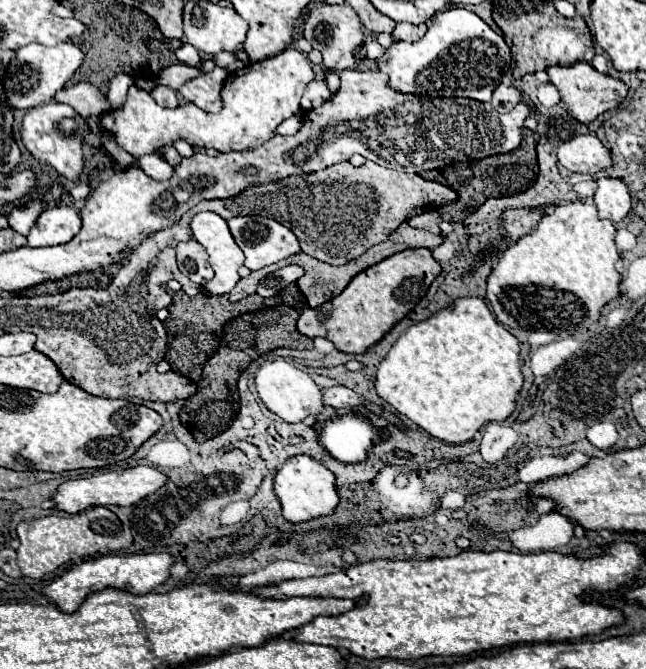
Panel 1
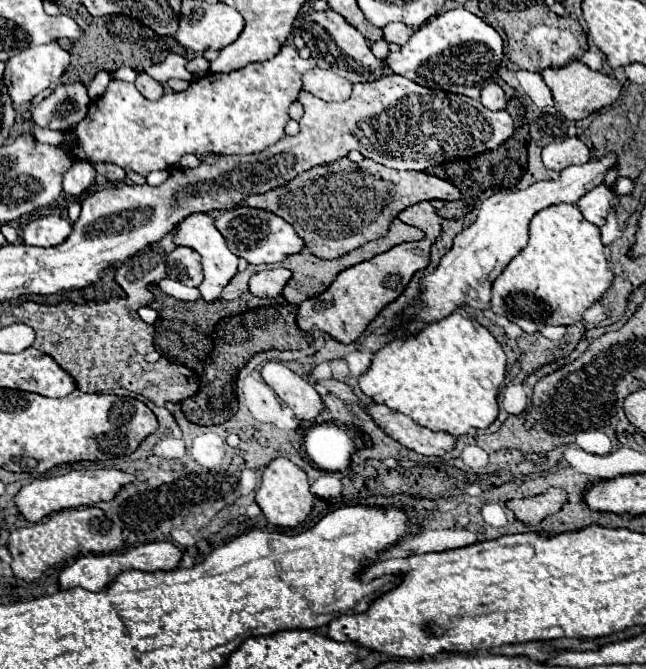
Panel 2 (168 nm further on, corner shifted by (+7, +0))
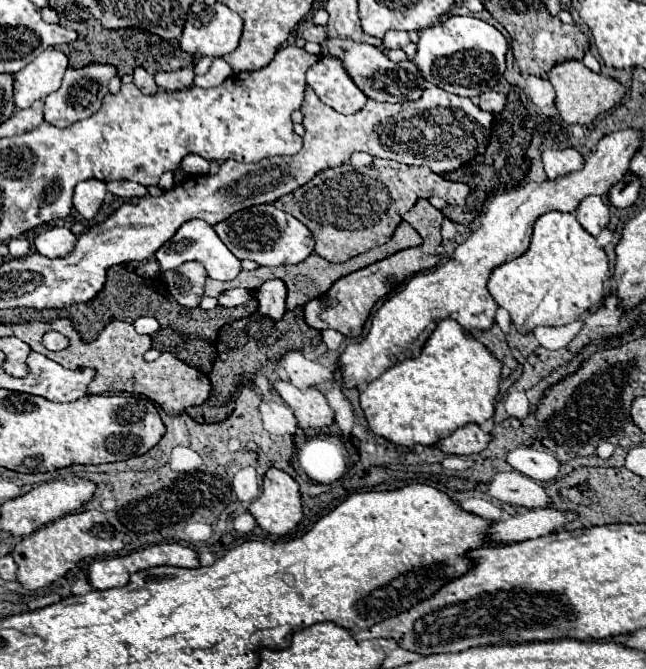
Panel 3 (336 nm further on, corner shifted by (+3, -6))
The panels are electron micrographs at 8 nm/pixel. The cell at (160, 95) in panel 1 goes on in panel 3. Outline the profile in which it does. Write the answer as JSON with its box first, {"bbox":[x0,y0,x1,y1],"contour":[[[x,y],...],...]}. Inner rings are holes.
{"bbox":[133,67,159,95],"contour":[[[137,67],[137,69],[135,69],[135,79],[133,79],[133,83],[135,83],[135,85],[141,89],[141,93],[145,93],[145,95],[155,95],[155,93],[159,91],[155,79],[153,79],[143,67]]]}

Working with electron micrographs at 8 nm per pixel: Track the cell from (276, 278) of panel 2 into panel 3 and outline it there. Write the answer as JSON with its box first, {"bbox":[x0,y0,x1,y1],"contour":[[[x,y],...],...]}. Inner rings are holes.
{"bbox":[255,279,287,319],"contour":[[[269,279],[265,281],[257,291],[255,297],[259,301],[259,313],[271,317],[271,319],[281,319],[285,313],[285,297],[287,297],[287,287],[281,279]]]}

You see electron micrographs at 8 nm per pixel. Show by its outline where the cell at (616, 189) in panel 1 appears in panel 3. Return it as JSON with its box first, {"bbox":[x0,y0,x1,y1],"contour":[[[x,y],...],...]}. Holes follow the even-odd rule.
{"bbox":[575,195,609,237],"contour":[[[589,195],[575,209],[575,217],[579,219],[579,223],[583,225],[585,231],[589,231],[591,235],[597,237],[609,223],[609,209],[607,209],[603,197]]]}

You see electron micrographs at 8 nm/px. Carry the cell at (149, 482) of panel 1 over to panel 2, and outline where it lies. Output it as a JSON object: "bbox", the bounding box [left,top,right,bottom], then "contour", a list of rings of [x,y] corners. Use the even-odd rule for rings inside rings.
{"bbox":[13,469,135,523],"contour":[[[83,469],[83,471],[69,471],[65,475],[59,477],[43,477],[43,479],[35,479],[29,485],[21,487],[21,491],[13,497],[19,515],[29,521],[29,523],[37,523],[43,517],[63,511],[63,509],[71,509],[71,507],[81,507],[81,505],[93,505],[97,501],[109,501],[115,497],[115,493],[131,483],[135,477],[125,473],[125,471],[117,471],[117,469]]]}

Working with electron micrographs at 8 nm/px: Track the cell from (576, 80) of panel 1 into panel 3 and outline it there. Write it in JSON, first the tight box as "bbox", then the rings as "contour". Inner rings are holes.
{"bbox":[549,59,625,125],"contour":[[[575,59],[555,65],[549,71],[549,83],[555,87],[555,93],[557,93],[555,103],[557,103],[559,115],[563,117],[563,121],[567,121],[571,125],[591,123],[597,115],[601,115],[601,113],[609,111],[613,105],[617,105],[625,95],[625,87],[619,81],[593,73],[581,61],[575,61]]]}

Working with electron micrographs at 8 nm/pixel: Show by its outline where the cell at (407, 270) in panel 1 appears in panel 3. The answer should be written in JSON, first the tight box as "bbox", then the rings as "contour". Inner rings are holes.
{"bbox":[305,201,443,337],"contour":[[[423,201],[423,203],[417,203],[413,211],[405,213],[403,219],[409,221],[409,225],[413,225],[419,231],[427,231],[423,235],[423,243],[419,247],[413,247],[413,249],[397,251],[395,255],[391,255],[391,257],[387,257],[383,261],[377,261],[377,263],[373,263],[369,267],[363,267],[363,269],[359,269],[355,273],[349,273],[349,275],[341,277],[339,281],[335,281],[333,287],[325,295],[321,295],[321,297],[317,297],[317,299],[313,299],[313,301],[309,301],[305,305],[305,321],[307,321],[309,327],[319,329],[319,331],[335,329],[335,331],[343,333],[345,337],[359,337],[361,329],[363,329],[363,323],[367,321],[373,305],[379,299],[383,299],[393,289],[397,289],[399,283],[405,283],[407,277],[411,277],[411,275],[415,275],[419,271],[431,269],[431,267],[435,267],[439,263],[439,255],[435,251],[435,245],[441,245],[441,235],[439,235],[437,227],[441,227],[441,223],[443,223],[443,213],[437,211],[429,201]],[[419,207],[427,207],[427,211],[423,211]],[[427,215],[433,215],[433,217],[437,215],[439,219],[427,219]]]}

